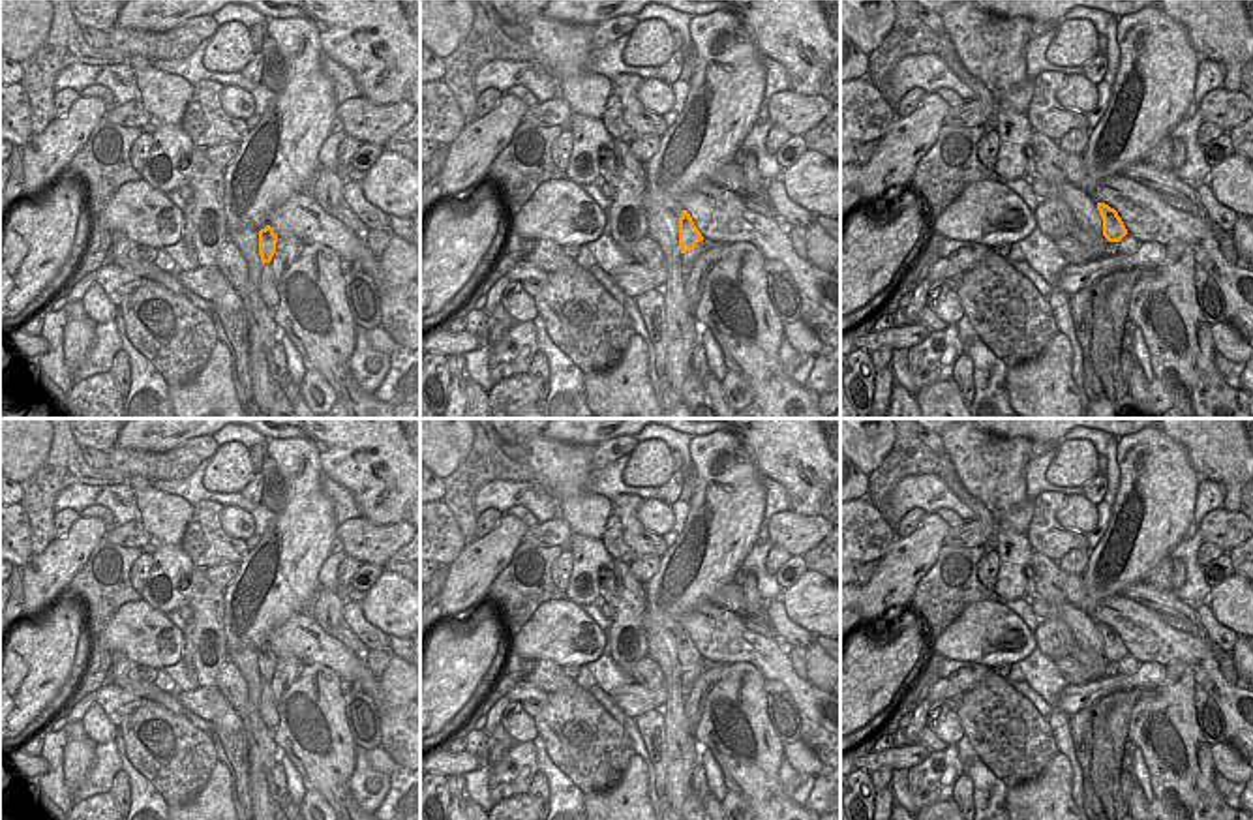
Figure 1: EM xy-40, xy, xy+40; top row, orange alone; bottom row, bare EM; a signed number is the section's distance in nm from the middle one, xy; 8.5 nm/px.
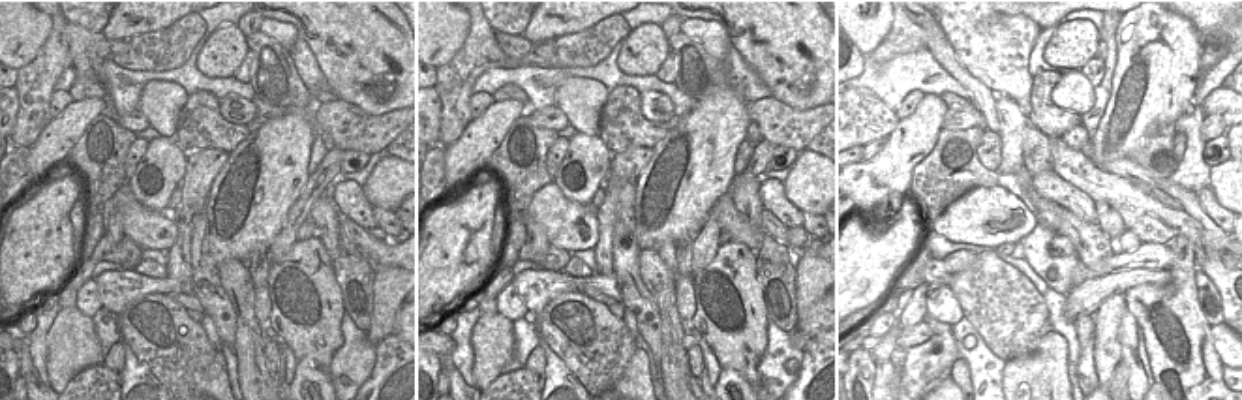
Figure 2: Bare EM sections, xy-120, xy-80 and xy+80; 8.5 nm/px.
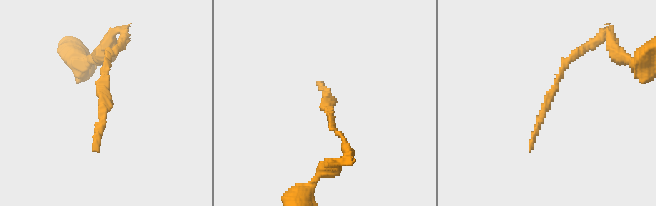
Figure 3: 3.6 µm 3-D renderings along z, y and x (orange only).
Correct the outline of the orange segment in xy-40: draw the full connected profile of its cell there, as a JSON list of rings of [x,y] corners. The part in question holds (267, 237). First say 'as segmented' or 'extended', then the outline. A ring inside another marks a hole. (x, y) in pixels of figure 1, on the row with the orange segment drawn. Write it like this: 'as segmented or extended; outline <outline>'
extended; outline [[[270,225],[259,231],[259,255],[263,263],[263,274],[259,281],[259,293],[268,310],[276,310],[279,296],[278,296],[278,283],[287,270],[287,265],[274,265],[272,257],[276,253],[278,235]]]

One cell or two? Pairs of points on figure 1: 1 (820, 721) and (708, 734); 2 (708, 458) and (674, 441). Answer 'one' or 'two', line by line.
1: two
2: two

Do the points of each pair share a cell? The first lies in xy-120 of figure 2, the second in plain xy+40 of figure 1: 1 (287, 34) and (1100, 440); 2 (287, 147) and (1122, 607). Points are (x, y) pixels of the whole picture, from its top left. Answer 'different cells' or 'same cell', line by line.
1: different cells
2: different cells

